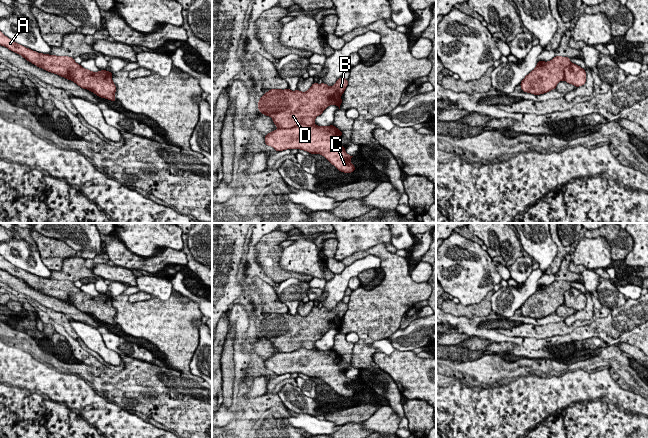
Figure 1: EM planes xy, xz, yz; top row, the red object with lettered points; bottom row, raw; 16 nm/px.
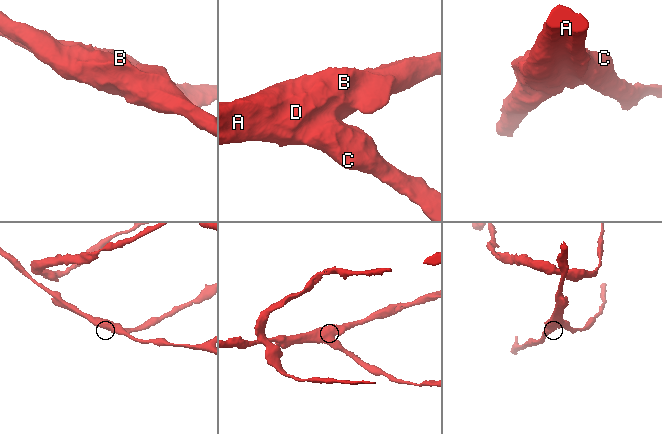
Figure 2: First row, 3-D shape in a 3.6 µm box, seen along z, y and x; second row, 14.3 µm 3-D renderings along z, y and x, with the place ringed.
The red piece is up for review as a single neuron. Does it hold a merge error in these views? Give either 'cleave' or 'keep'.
cleave

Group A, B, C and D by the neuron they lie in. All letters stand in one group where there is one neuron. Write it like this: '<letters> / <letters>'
A B D / C

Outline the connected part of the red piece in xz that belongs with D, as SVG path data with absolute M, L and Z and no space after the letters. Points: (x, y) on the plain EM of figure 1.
M340 301L331 311L325 307L318 308L313 306L306 316L301 316L298 313L293 316L289 312L285 314L271 313L261 320L257 331L262 338L271 341L275 350L279 353L289 353L302 348L311 350L315 348L315 342L321 339L328 330L333 328L340 333L341 319L347 309L348 303Z

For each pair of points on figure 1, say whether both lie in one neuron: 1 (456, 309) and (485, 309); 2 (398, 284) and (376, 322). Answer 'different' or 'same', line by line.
1: same
2: same

